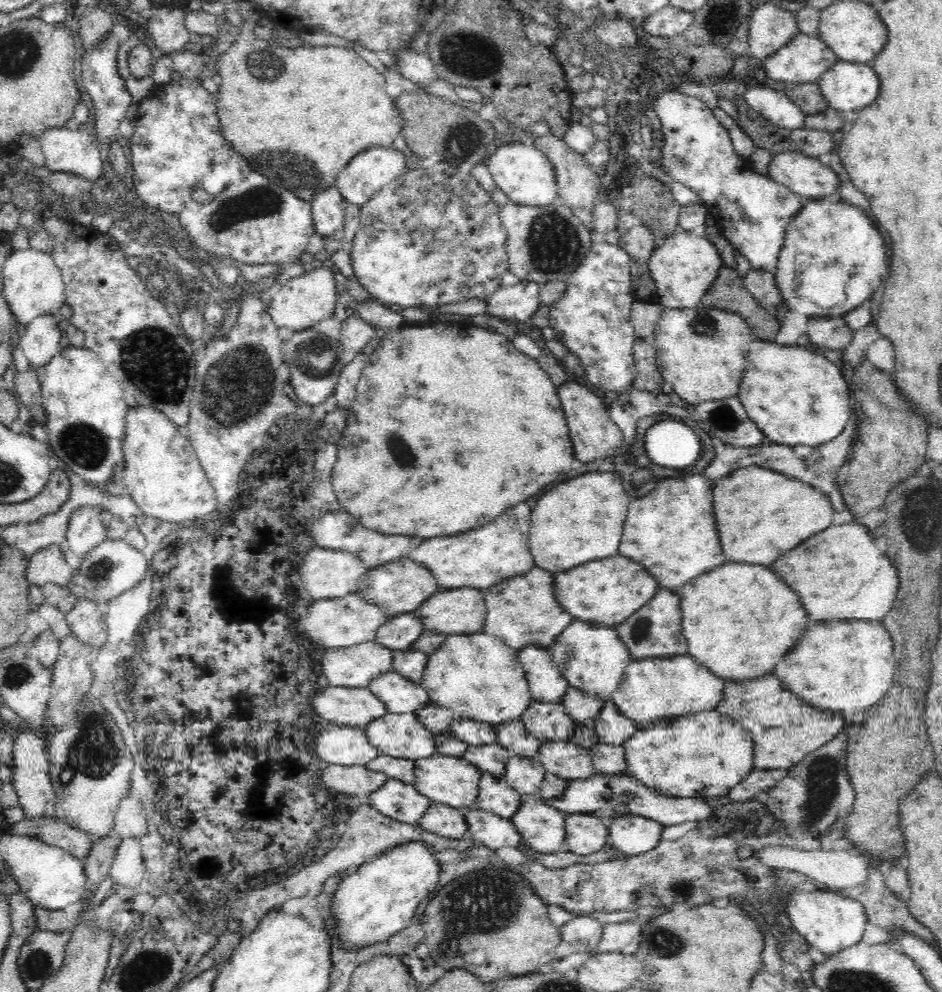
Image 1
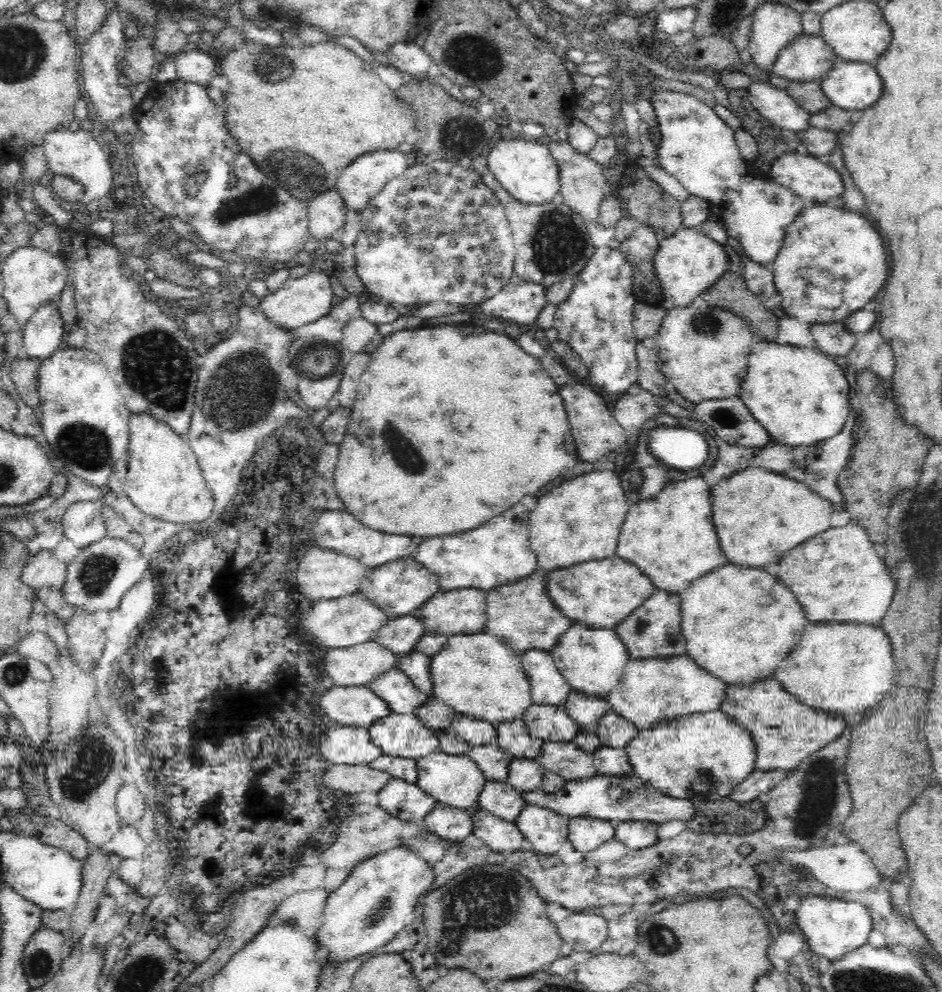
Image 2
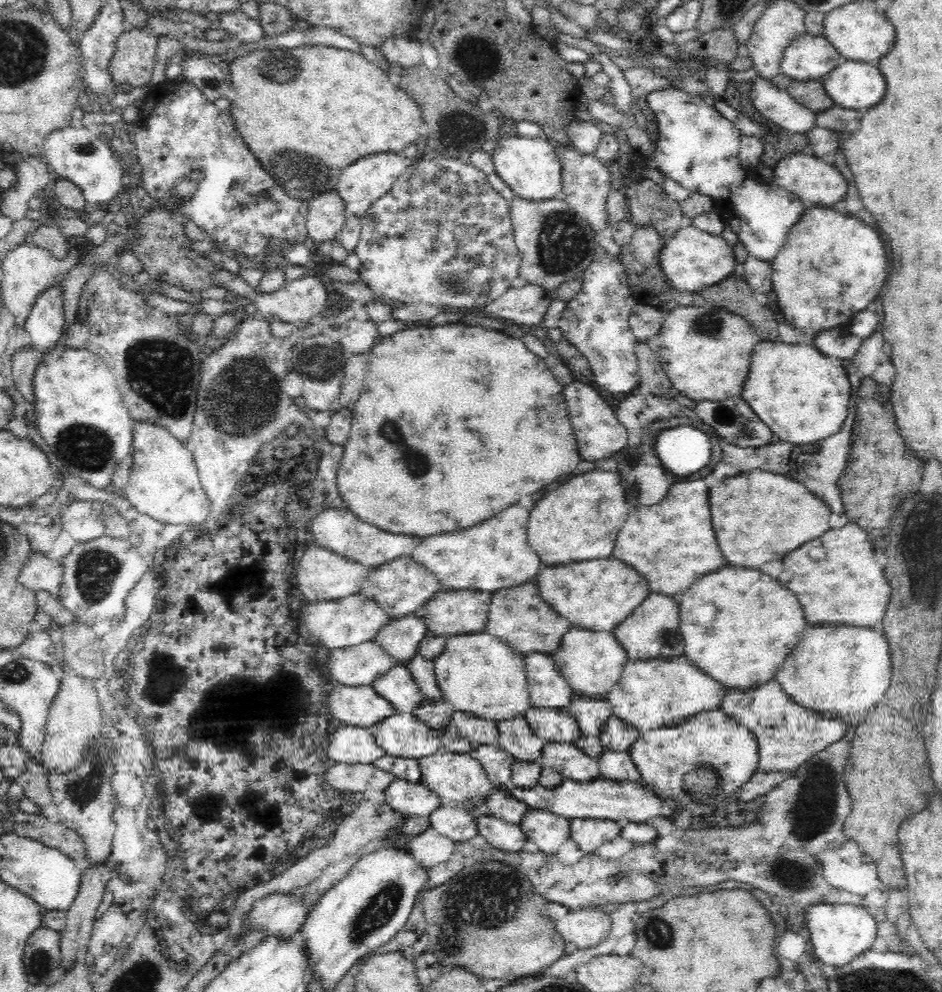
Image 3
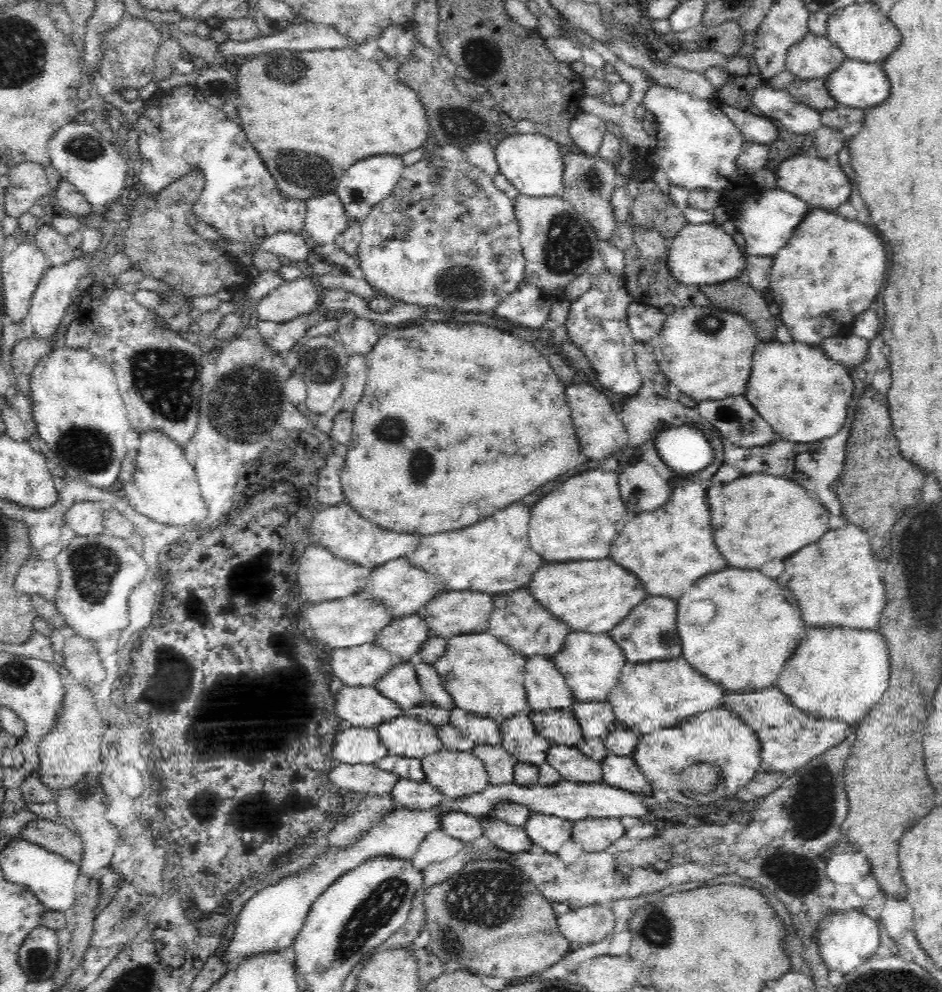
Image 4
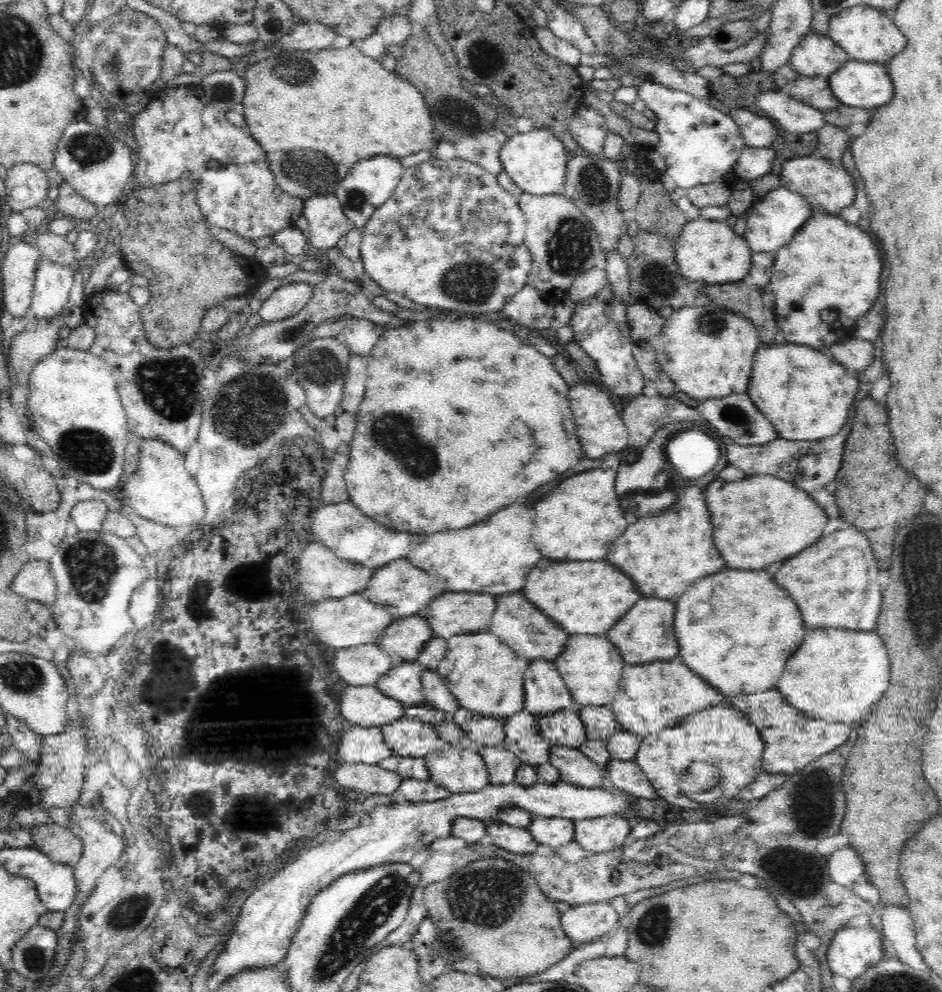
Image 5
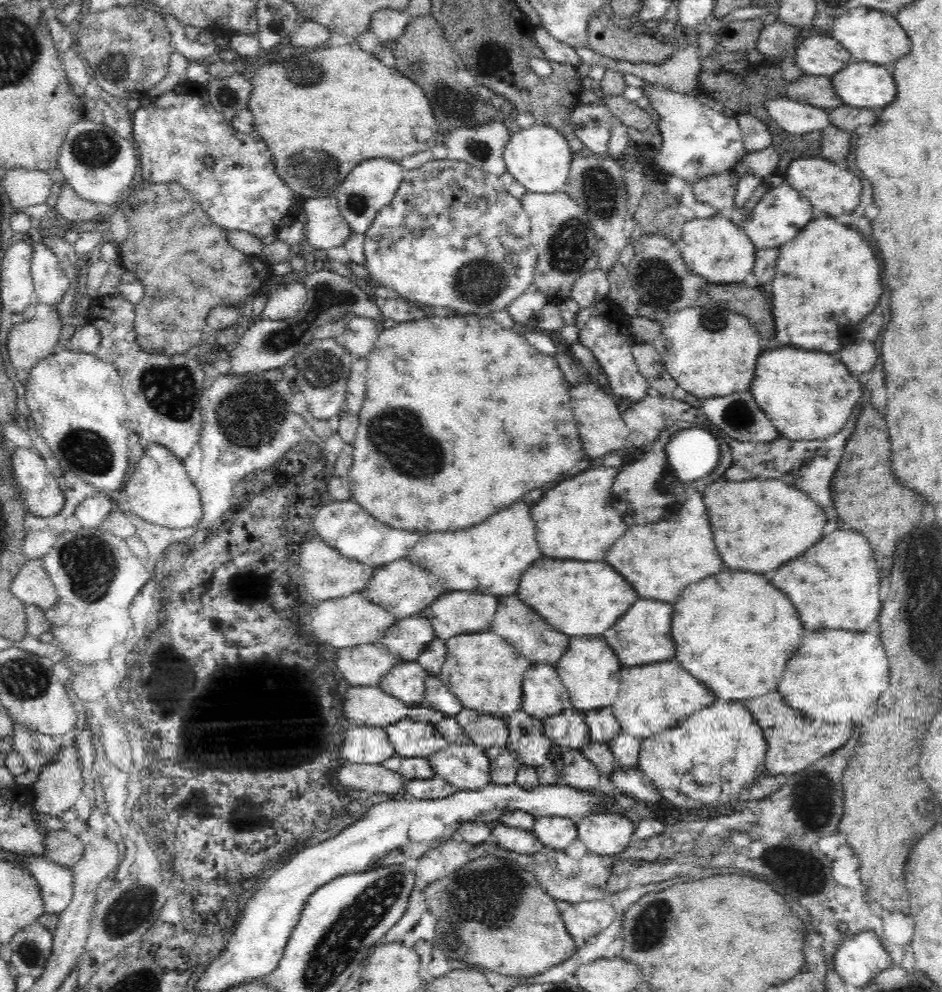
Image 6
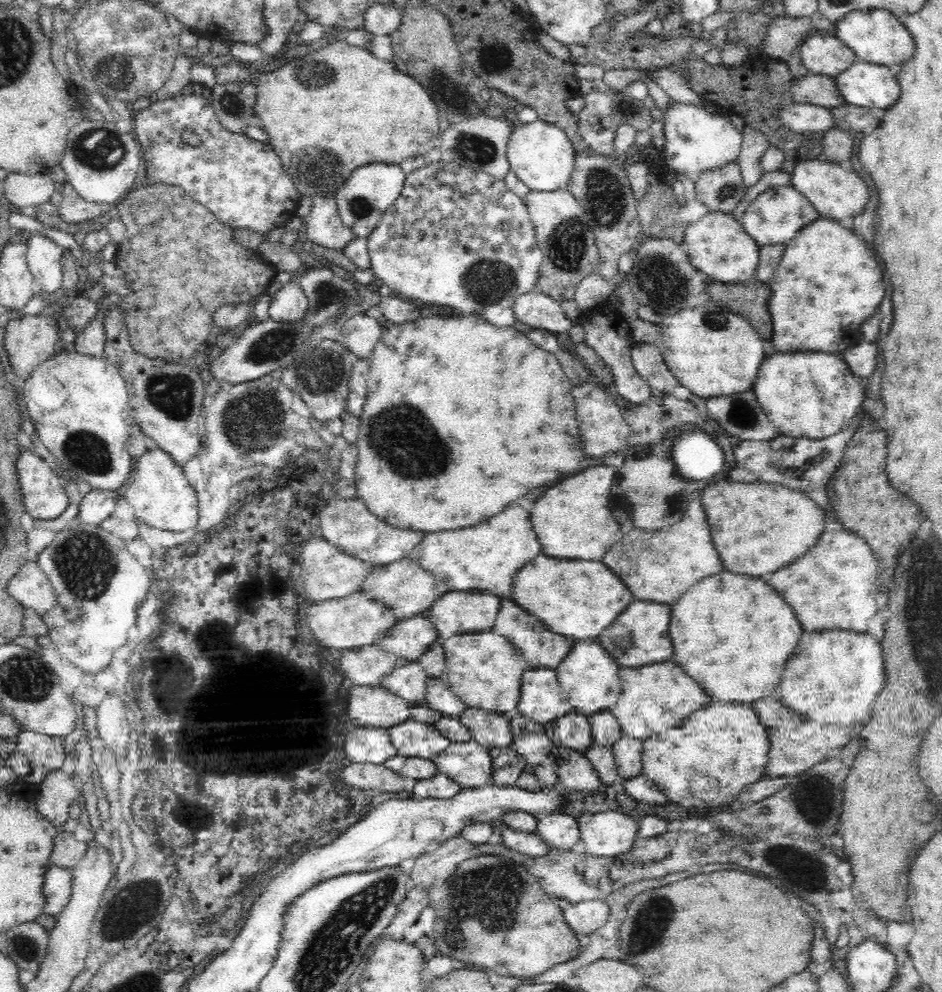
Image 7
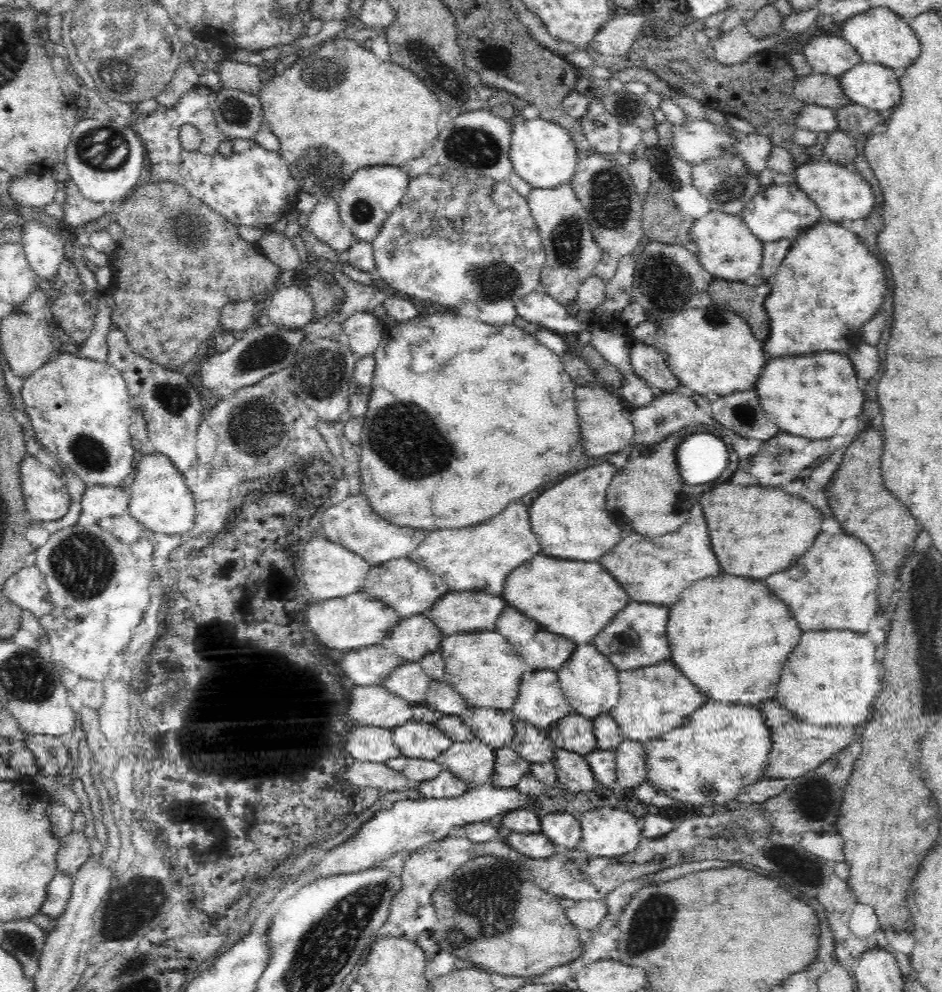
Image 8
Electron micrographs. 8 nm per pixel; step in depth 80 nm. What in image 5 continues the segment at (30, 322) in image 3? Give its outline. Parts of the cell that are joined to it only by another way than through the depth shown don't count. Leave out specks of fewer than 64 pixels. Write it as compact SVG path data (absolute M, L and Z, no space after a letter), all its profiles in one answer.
M42 258L36 271L35 287L29 308L29 313L36 319L36 324L40 321L49 322L51 318L60 316L61 312L70 306L68 296L70 296L70 290L72 290L72 285L74 284L74 275L77 271L81 272L82 267L83 264L79 268L59 266Z

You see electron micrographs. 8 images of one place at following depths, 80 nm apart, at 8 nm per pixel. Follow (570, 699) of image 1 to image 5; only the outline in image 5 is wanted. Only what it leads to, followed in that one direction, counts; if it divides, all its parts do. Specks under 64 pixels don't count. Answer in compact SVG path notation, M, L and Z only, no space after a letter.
M610 705L577 707L576 710L585 724L588 739L606 741L618 728L617 718Z

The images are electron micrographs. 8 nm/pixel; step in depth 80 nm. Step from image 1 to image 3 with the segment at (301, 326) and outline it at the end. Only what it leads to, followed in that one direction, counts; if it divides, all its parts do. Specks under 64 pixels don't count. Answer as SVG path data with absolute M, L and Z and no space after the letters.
M220 270L214 274L214 287L228 288L229 290L238 292L239 295L248 298L252 301L256 308L257 314L262 316L268 322L298 322L307 321L314 316L321 314L326 309L326 299L328 298L328 291L324 285L325 278L320 276L304 275L298 279L288 279L280 290L276 292L260 293L251 288L241 276L236 273L231 273L226 270Z

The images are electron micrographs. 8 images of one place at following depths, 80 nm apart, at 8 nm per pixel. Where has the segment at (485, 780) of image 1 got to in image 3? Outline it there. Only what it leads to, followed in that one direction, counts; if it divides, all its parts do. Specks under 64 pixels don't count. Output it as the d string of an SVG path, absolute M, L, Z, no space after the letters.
M493 786L492 790L480 801L483 811L510 824L519 824L526 814L528 806L511 795L511 791L502 786Z

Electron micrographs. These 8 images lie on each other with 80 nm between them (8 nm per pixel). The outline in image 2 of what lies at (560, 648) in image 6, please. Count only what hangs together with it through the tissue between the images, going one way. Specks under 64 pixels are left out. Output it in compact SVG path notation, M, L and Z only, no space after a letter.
M534 572L526 576L526 580L518 580L514 584L504 584L486 592L488 600L488 622L484 632L498 636L506 646L516 650L528 648L550 650L556 646L562 632L572 624L570 618L562 616L554 602L546 592L546 576Z

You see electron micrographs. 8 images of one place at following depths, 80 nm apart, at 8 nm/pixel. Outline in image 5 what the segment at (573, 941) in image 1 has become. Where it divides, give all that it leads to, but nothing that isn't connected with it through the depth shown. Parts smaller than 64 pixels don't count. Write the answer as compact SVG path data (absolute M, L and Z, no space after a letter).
M610 902L581 904L561 914L562 930L570 940L596 940L617 926L619 916Z

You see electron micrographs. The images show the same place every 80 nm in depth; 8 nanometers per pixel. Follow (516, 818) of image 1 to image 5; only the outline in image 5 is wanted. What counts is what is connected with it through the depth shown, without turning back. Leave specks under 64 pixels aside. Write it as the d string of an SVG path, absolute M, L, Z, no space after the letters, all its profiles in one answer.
M533 815L526 829L538 844L554 850L575 841L574 822L570 819Z

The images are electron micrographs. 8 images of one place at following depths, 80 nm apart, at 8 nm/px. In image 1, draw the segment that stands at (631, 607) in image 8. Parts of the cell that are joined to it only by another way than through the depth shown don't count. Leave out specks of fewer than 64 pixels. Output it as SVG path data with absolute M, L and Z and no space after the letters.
M660 590L650 604L640 608L634 616L630 616L626 622L618 624L618 636L632 652L631 658L643 659L650 656L659 658L686 655L686 637L682 632L682 612L680 612L680 596L672 594L670 590Z

